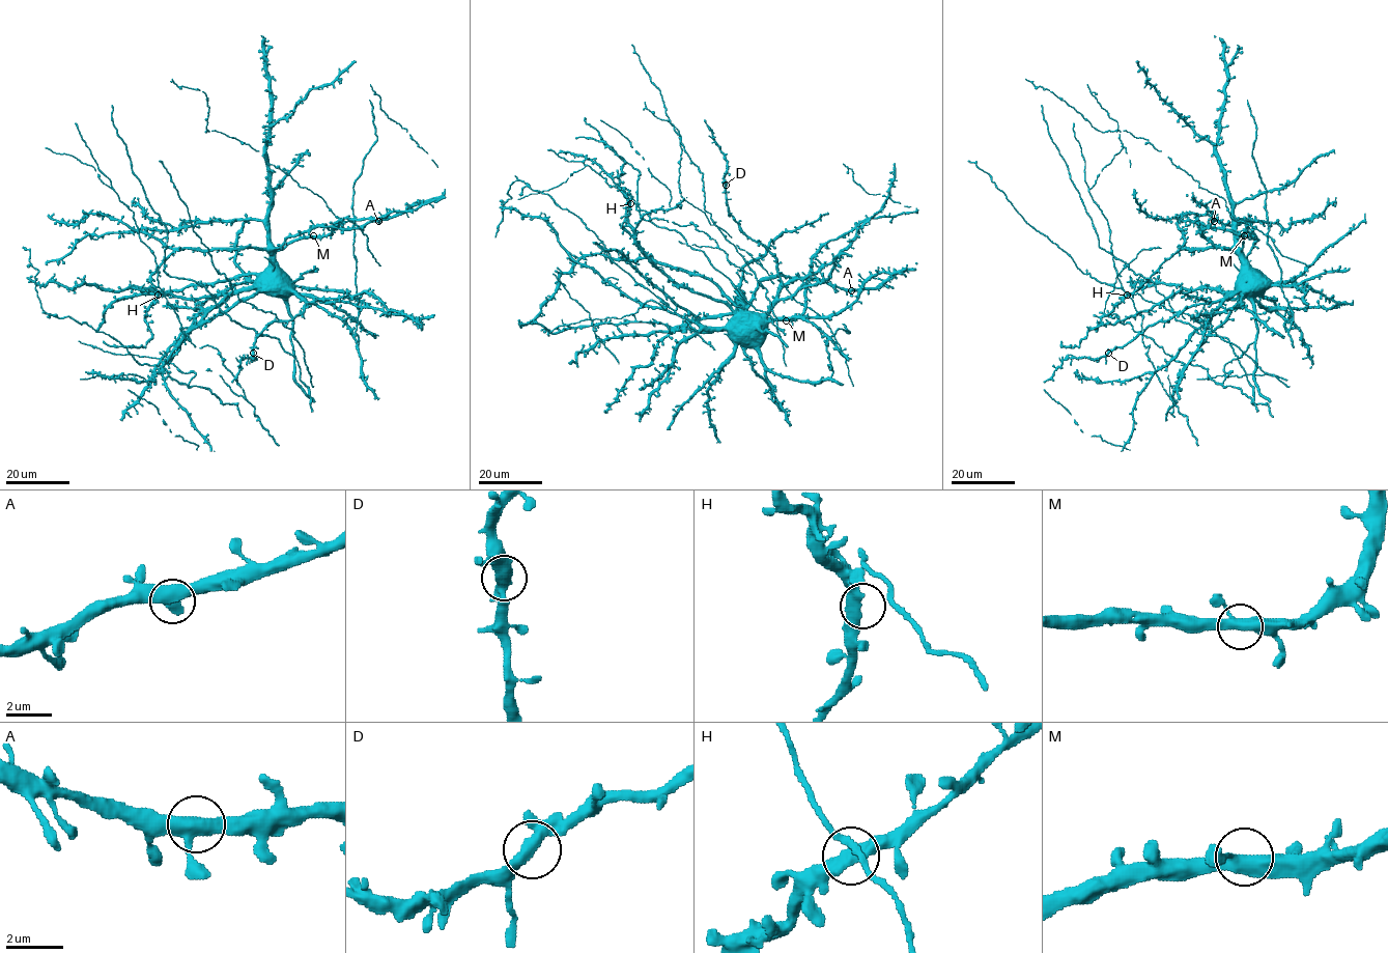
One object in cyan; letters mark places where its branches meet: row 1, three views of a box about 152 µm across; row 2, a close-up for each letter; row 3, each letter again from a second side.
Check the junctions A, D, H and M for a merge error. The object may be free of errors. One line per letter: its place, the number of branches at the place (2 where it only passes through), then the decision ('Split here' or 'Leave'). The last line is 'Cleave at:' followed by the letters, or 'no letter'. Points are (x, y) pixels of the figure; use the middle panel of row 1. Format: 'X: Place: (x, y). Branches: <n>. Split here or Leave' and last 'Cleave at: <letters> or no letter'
A: Place: (851, 290). Branches: 3. Leave
D: Place: (726, 185). Branches: 3. Leave
H: Place: (630, 203). Branches: 3. Leave
M: Place: (786, 320). Branches: 3. Leave
Cleave at: no letter

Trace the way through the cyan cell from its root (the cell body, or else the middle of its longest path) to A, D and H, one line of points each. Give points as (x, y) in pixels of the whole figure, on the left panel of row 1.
A: (287, 283), (289, 277), (278, 267), (275, 249), (289, 236), (318, 226), (355, 228), (378, 222)
D: (287, 283), (307, 304), (291, 319), (268, 325), (256, 337), (253, 353)
H: (287, 283), (289, 277), (265, 250), (177, 249), (150, 278), (158, 295)

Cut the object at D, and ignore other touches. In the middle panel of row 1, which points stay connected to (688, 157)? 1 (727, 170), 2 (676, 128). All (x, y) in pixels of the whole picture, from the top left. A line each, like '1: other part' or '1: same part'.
1: other part
2: same part

